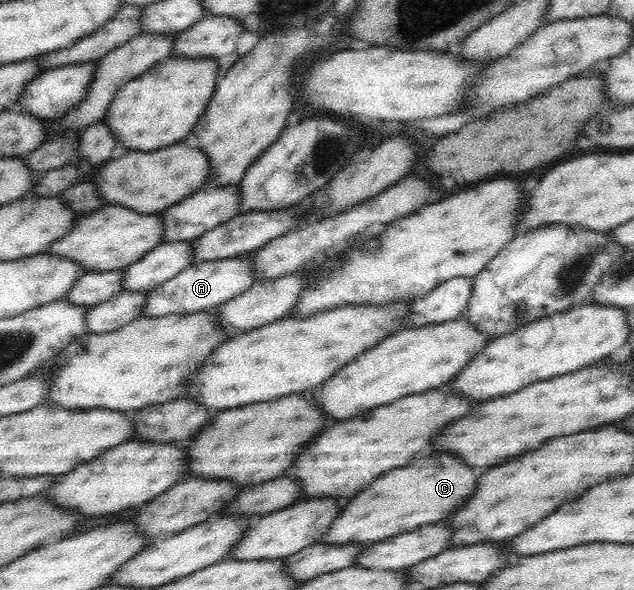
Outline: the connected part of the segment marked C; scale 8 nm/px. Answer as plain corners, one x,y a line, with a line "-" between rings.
449,453
423,457
417,465
387,471
348,499
329,531
317,543
371,544
441,522
457,511
457,507
465,507
477,489
477,479
479,475
473,473
473,467

